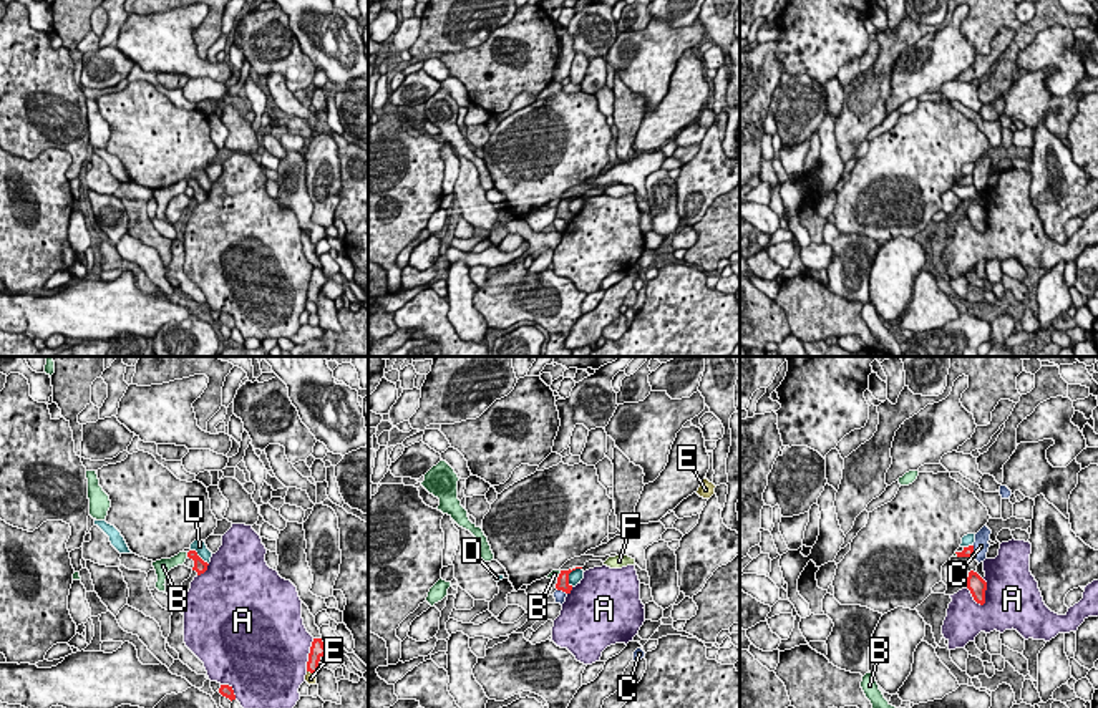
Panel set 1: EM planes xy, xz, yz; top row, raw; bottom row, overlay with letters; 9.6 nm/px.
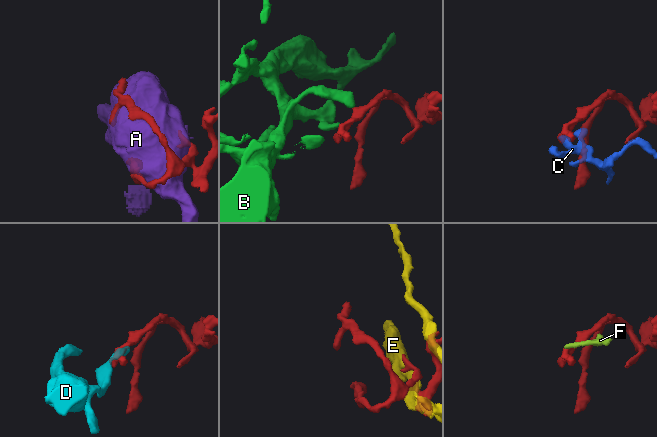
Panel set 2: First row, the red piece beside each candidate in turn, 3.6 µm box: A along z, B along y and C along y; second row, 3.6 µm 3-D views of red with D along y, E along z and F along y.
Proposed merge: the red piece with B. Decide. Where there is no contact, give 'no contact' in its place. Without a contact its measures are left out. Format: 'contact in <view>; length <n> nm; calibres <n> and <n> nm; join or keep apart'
contact in xy; length 50 nm; calibres 130 and 130 nm; keep apart

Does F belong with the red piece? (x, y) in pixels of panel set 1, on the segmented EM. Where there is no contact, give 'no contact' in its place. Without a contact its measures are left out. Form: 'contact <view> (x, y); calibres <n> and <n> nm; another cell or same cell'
contact xz (573, 569); calibres 130 and 30 nm; another cell

